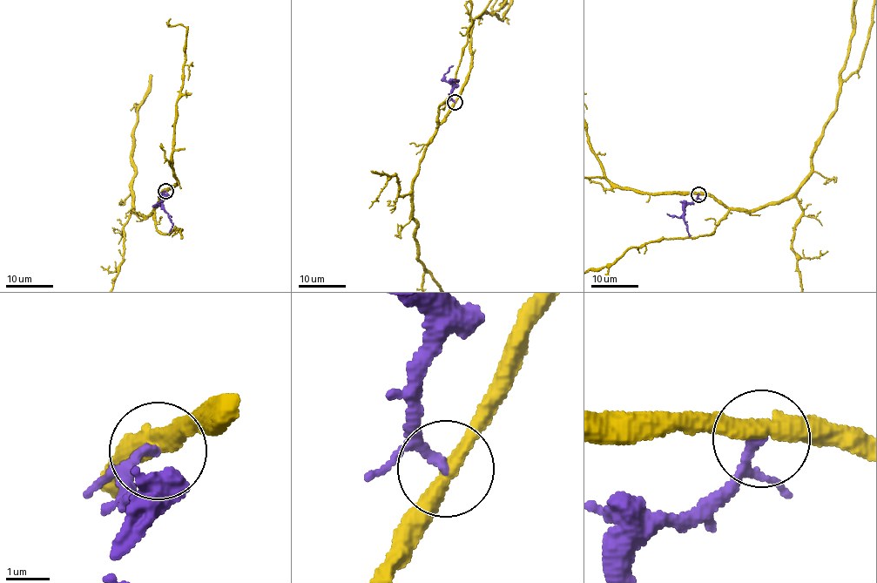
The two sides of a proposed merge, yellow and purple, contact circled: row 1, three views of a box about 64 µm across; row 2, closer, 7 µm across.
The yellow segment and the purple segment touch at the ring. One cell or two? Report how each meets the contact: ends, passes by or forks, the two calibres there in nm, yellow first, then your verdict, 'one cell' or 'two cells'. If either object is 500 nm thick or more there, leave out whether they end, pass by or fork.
yellow passes by; purple ends there; 360 nm thick on the yellow side, 200 nm on the other; two cells

